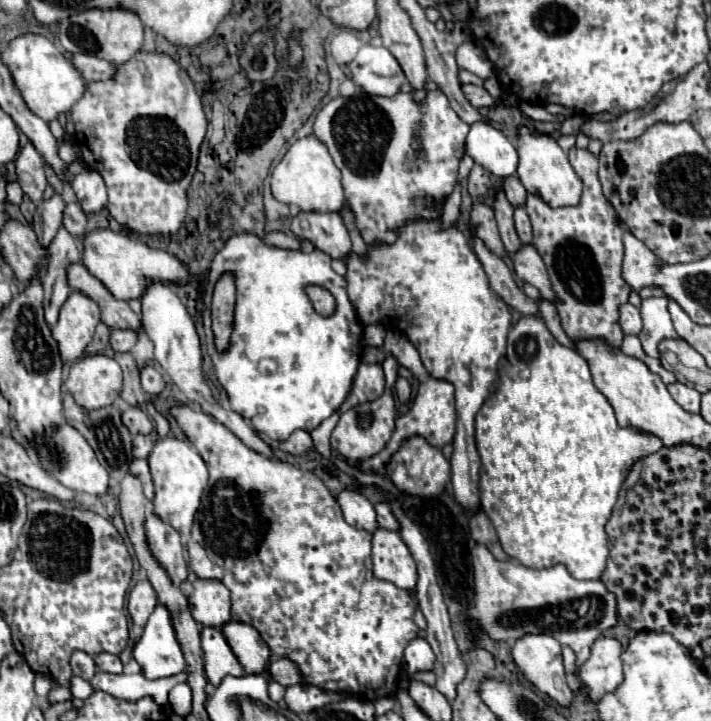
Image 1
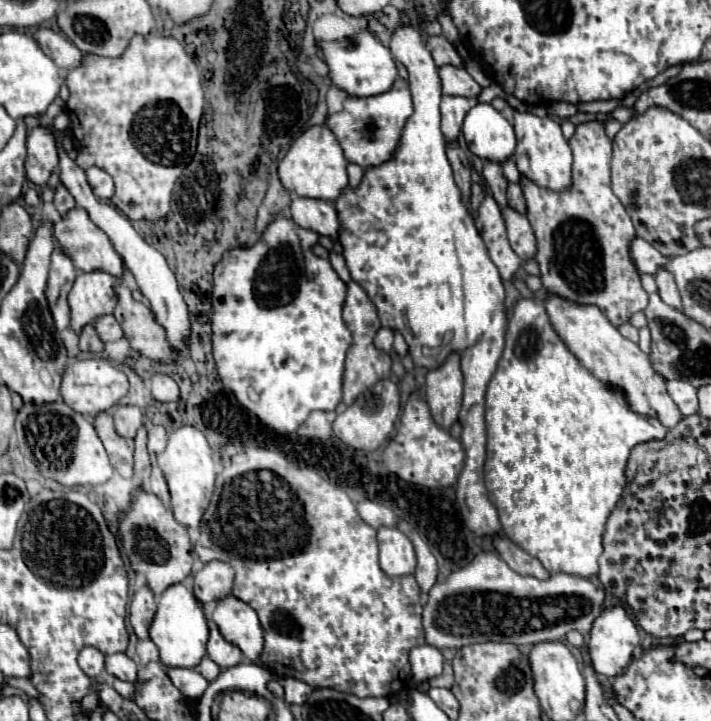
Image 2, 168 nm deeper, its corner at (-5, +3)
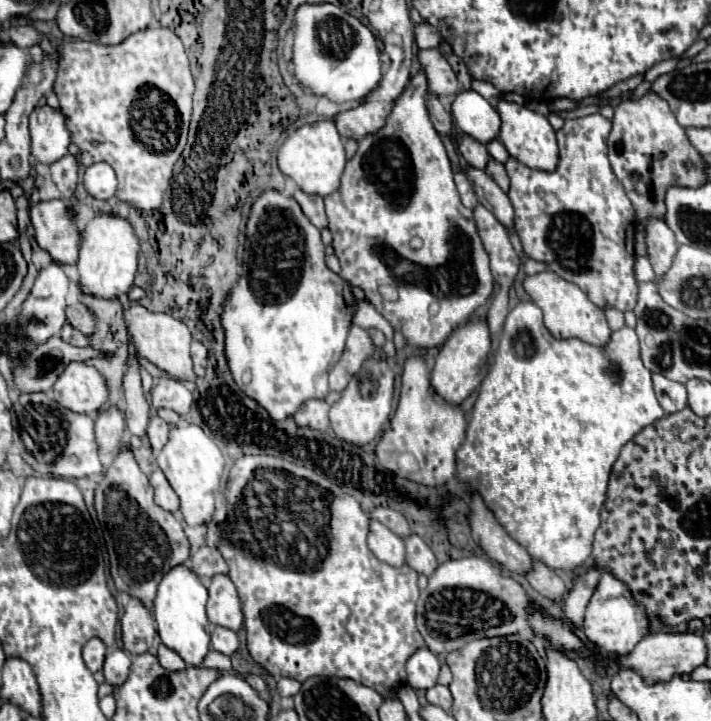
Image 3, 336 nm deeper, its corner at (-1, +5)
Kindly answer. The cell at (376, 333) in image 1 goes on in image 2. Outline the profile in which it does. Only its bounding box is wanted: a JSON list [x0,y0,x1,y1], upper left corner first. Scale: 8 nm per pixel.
[374,327,394,353]

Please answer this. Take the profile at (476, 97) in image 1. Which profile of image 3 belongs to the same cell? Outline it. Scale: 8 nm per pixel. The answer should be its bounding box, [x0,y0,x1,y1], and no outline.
[418,49,460,97]

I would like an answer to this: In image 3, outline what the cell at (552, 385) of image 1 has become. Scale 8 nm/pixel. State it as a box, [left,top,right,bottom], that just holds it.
[456,301,664,571]

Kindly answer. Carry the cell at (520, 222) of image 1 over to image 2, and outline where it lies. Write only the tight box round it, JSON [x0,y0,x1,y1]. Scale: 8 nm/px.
[508,183,526,215]

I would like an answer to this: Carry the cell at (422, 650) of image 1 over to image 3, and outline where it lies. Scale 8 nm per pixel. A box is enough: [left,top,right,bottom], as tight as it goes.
[406,647,440,689]

